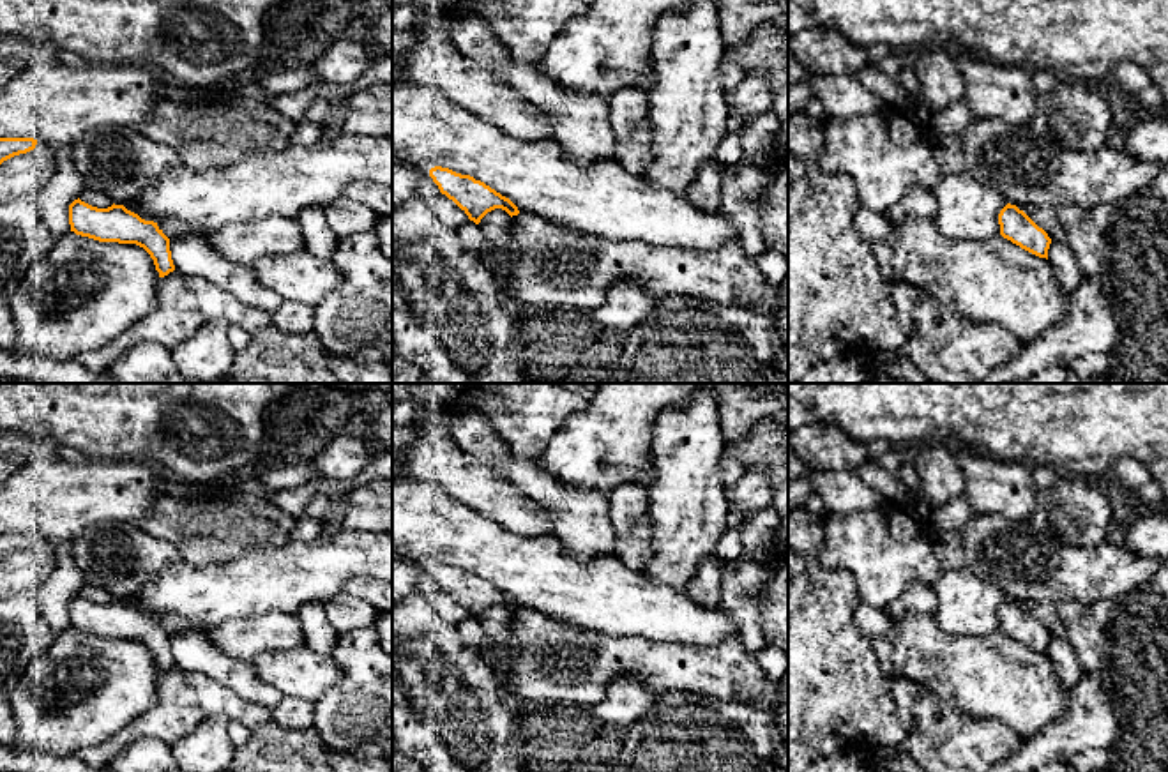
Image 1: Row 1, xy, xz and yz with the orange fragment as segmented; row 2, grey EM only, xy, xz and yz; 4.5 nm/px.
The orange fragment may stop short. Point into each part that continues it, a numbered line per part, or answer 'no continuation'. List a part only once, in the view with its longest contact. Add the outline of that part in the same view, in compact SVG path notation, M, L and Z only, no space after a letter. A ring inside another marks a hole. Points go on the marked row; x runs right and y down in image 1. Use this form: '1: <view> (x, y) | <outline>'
no continuation

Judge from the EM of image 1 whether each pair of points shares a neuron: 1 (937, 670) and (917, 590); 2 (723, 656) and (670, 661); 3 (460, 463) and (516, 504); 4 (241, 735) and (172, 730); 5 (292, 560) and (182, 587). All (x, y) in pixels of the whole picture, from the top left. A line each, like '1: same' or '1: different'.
1: different
2: same
3: same
4: different
5: same

